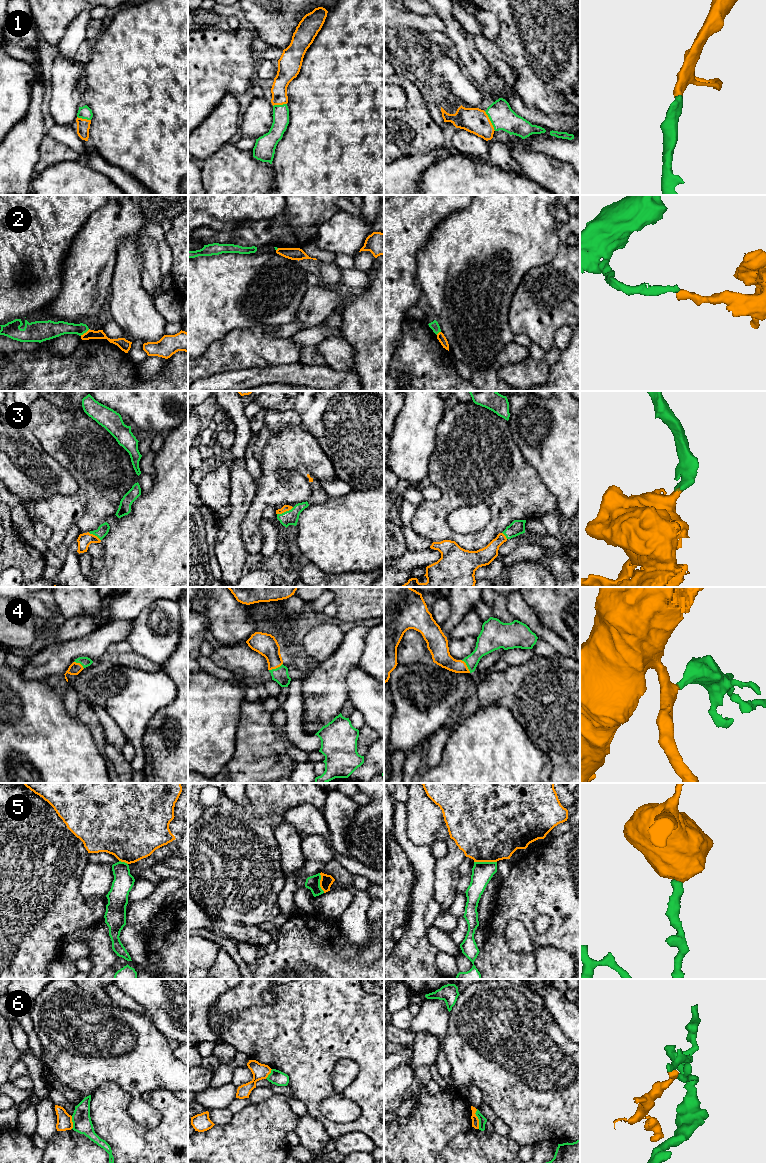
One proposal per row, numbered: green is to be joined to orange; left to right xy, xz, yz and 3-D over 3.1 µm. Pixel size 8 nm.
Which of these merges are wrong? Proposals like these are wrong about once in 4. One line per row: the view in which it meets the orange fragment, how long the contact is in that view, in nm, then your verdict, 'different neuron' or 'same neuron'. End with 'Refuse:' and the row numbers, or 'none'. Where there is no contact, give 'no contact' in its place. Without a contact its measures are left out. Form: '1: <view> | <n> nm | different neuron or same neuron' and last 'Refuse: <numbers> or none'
1: yz | 180 nm | same neuron
2: xy | 90 nm | different neuron
3: xz | 150 nm | same neuron
4: xz | 130 nm | same neuron
5: yz | 180 nm | different neuron
6: yz | 160 nm | different neuron
Refuse: 2, 5, 6

